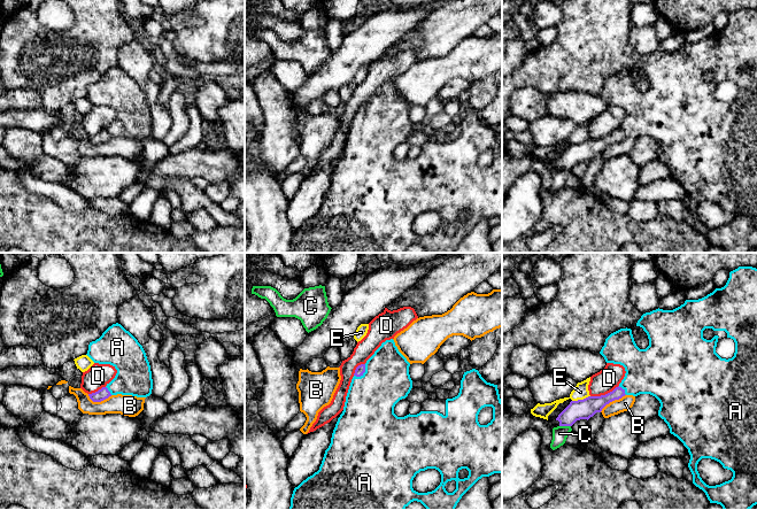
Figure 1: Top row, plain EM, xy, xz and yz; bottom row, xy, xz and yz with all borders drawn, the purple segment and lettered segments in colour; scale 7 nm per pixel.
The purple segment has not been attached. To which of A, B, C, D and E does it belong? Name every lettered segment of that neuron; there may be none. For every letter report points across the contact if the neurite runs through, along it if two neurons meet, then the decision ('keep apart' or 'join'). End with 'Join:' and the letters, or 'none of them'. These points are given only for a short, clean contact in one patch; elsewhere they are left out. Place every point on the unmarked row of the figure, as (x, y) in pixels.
A: way xz (360, 113), (362, 116), (369, 123), (369, 151); join
B: border yz (625, 137), (610, 144), (600, 154); keep apart
C: border yz (559, 168), (570, 169); keep apart
D: keep apart
E: border yz (589, 138), (572, 144); keep apart
Join: A

